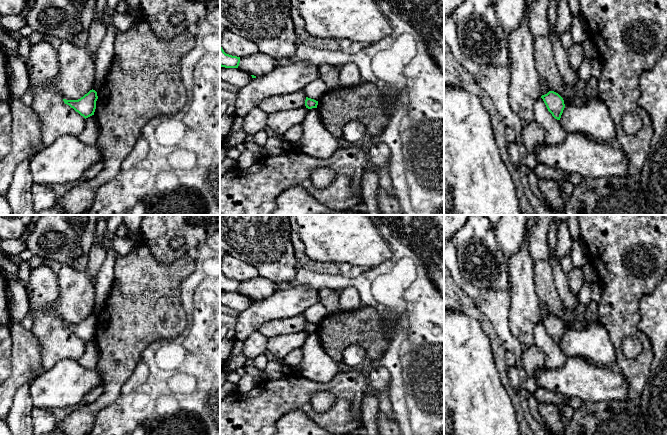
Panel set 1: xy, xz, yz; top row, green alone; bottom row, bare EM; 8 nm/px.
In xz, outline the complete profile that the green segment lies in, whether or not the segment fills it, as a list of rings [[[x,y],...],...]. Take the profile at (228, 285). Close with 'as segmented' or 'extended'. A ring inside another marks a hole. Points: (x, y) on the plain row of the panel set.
[[[220,269],[220,290],[225,292],[238,292],[240,281],[226,278]]]; as segmented

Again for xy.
[[[92,313],[78,324],[63,323],[63,325],[86,343],[94,339],[97,323],[97,316]]]; as segmented

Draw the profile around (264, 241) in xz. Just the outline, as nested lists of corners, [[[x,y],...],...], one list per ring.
[[[220,215],[220,248],[253,265],[259,275],[272,280],[277,289],[292,287],[297,264],[289,215]]]

